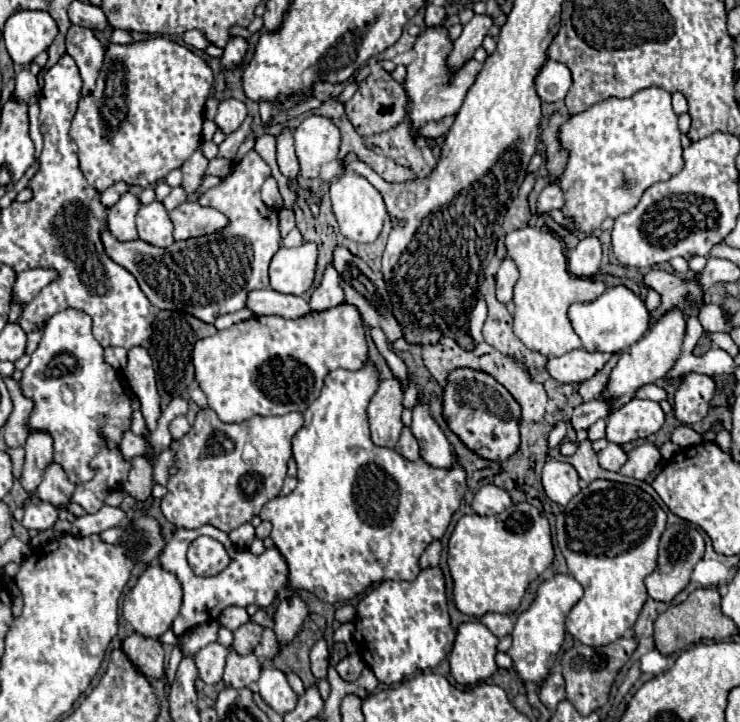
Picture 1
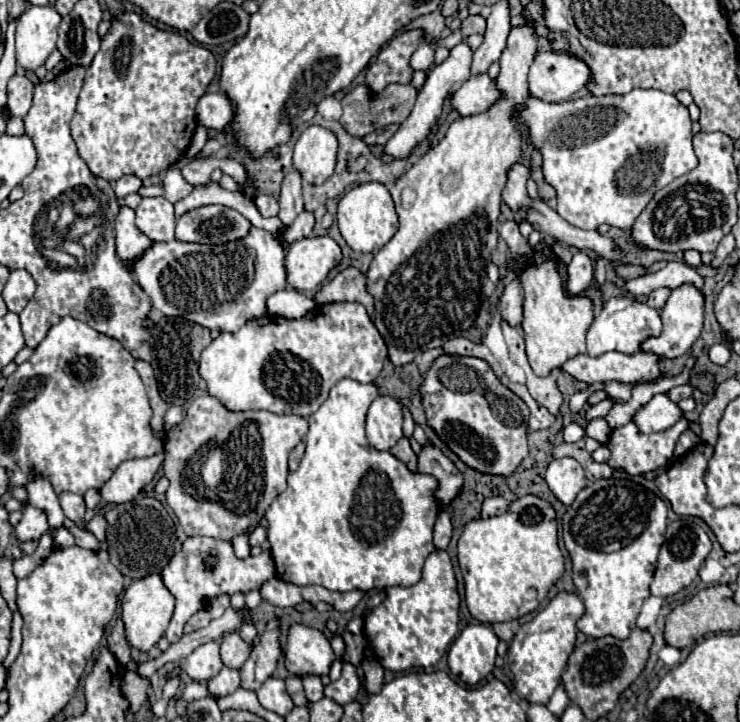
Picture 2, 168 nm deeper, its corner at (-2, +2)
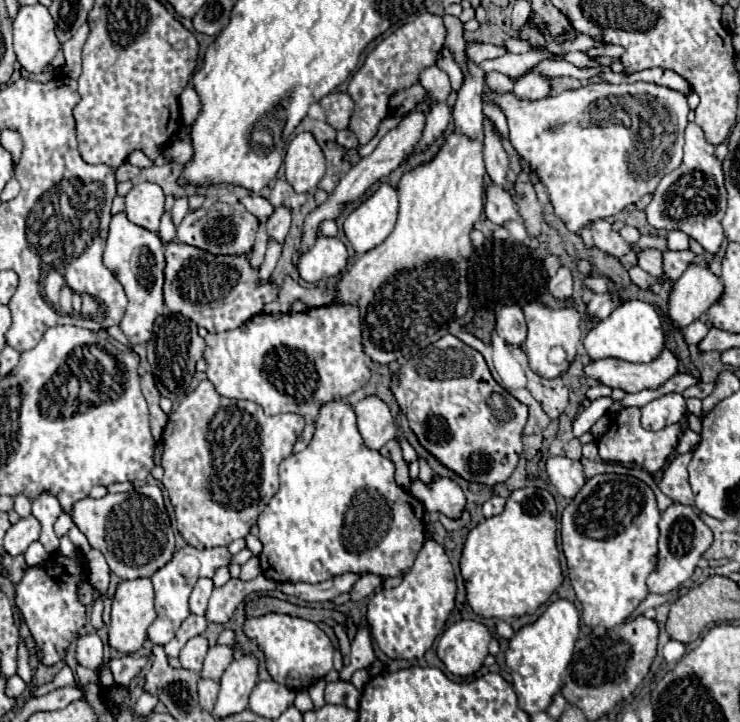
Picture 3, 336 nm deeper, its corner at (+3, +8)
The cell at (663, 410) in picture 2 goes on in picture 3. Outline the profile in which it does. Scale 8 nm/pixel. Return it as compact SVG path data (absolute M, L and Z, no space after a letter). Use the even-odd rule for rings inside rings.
M665 394L641 408L641 424L645 430L661 430L681 422L685 410L685 398L681 394Z

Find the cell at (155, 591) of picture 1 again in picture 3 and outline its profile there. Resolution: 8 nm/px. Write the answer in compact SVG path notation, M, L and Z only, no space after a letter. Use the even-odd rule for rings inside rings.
M135 578L135 580L123 580L113 596L113 610L111 610L111 626L109 626L109 644L123 652L131 654L137 652L143 642L147 640L147 628L157 618L155 612L155 590L151 584L151 578Z

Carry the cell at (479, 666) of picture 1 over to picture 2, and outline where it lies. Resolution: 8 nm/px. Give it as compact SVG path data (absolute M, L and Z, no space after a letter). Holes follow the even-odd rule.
M486 624L466 626L448 648L448 668L466 684L478 684L494 668L498 636Z

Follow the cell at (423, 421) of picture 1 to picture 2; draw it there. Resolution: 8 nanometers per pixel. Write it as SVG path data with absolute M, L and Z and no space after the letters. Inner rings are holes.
M432 444L422 448L420 456L418 456L418 472L420 474L430 474L438 480L438 488L434 492L434 496L438 498L438 504L444 508L448 506L462 490L462 474L458 472L458 468Z

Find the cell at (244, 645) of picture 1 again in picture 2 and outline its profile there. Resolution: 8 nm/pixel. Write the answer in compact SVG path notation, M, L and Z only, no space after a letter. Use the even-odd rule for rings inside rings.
M230 632L222 640L220 656L222 656L224 666L228 666L228 668L240 668L246 662L246 658L250 656L250 646L236 632Z

